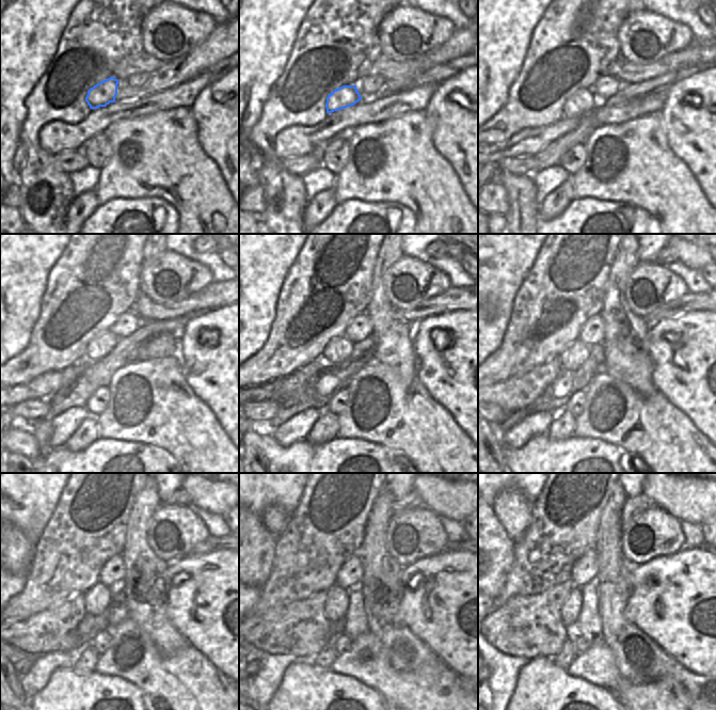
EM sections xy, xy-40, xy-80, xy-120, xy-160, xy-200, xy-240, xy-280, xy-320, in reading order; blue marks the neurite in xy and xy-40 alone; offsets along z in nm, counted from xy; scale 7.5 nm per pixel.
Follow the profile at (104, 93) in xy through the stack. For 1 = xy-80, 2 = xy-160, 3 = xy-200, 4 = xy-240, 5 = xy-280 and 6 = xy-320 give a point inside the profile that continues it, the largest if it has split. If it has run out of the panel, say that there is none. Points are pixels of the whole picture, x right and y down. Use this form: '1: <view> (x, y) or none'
1: xy-80 (582, 103)
2: xy-160 (338, 349)
3: xy-200 (576, 353)
4: xy-240 (97, 598)
5: xy-280 (336, 603)
6: xy-320 (571, 608)

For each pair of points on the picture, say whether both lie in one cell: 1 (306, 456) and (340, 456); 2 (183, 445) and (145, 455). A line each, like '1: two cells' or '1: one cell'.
1: one cell
2: two cells

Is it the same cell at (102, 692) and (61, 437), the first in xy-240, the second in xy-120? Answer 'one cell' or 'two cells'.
two cells

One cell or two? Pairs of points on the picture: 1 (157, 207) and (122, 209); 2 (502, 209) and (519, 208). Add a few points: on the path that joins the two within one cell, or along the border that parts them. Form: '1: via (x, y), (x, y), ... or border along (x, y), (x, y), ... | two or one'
1: via (148, 209), (130, 209) | one
2: border along (502, 185), (507, 195), (508, 211), (506, 215) | two

